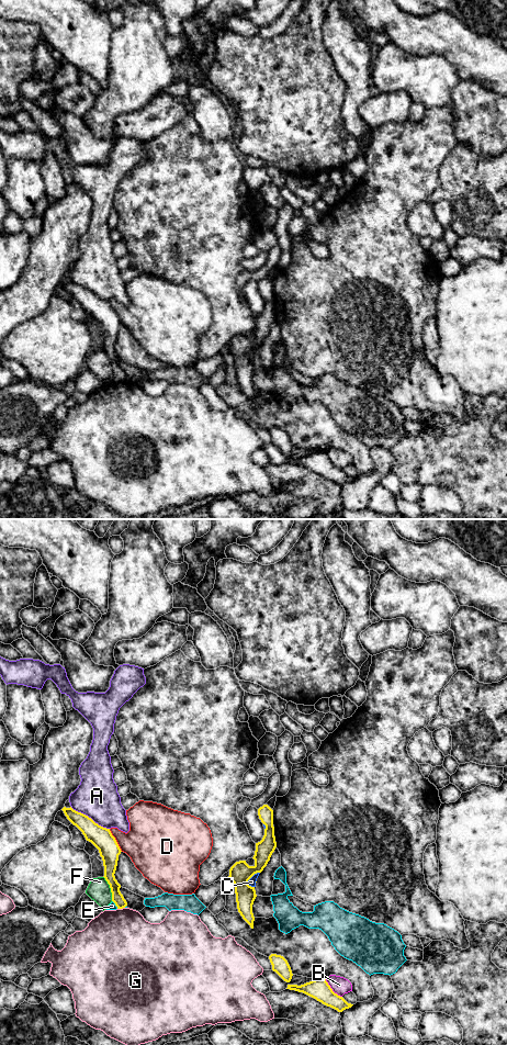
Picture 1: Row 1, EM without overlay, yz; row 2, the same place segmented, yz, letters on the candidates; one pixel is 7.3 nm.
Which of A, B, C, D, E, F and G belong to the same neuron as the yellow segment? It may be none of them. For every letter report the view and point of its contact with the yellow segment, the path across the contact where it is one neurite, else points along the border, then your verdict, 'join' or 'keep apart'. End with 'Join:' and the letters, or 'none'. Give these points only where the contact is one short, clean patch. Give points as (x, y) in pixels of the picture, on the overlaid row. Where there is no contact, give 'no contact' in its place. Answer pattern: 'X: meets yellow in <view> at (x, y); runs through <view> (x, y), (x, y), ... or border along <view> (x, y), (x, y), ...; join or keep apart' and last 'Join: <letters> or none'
A: meets yellow in yz at (90, 818); keep apart
B: meets yellow in yz at (331, 989); keep apart
C: meets yellow in yz at (250, 877); join
D: meets yellow in yz at (115, 840); keep apart
E: meets yellow in yz at (115, 905); keep apart
F: meets yellow in yz at (110, 887); keep apart
G: meets yellow in yz at (121, 908); keep apart
Join: C

